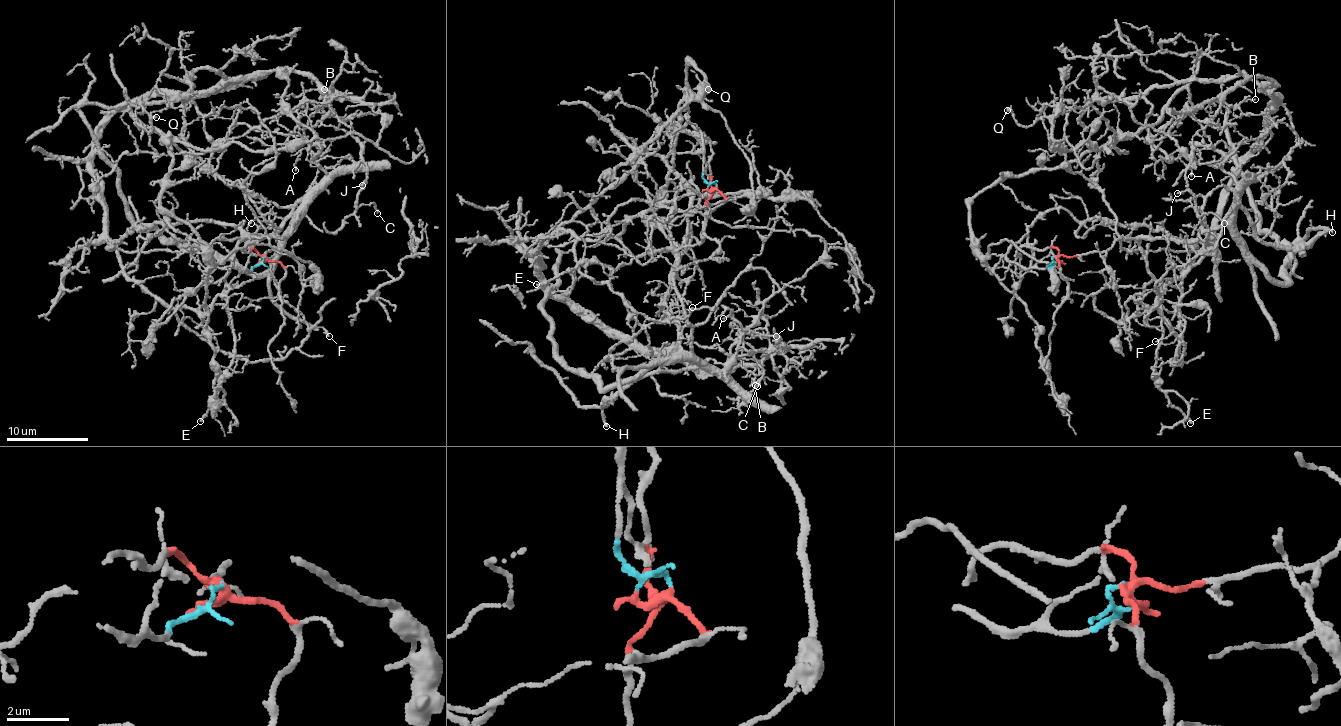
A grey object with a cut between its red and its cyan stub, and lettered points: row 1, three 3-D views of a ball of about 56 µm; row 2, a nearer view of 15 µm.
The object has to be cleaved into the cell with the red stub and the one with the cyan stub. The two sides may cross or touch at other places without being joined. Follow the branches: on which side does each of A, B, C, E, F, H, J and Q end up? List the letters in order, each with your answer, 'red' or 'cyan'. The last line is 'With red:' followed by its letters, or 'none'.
A: red
B: cyan
C: cyan
E: red
F: cyan
H: red
J: cyan
Q: cyan
With red: A, E, H

